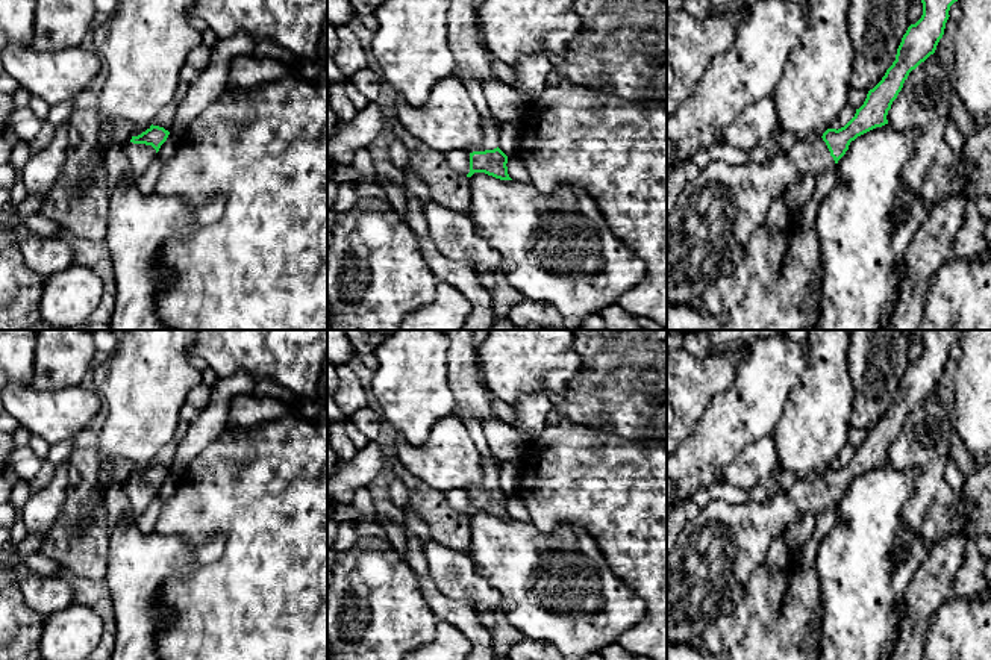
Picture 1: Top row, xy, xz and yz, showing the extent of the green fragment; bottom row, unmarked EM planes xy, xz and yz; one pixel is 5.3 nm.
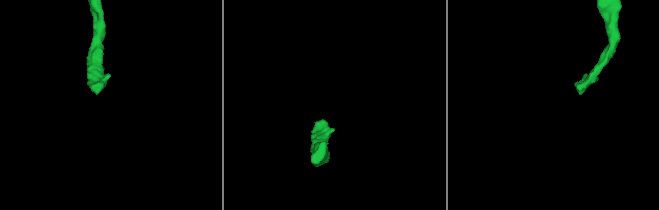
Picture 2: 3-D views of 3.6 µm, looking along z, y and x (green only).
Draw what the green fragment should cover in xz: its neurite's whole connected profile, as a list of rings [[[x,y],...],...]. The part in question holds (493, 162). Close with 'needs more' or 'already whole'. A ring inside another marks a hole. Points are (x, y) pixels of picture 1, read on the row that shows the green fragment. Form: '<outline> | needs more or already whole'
[[[482,118],[482,139],[468,147],[470,173],[485,173],[500,180],[512,180],[508,174],[508,156],[499,148],[500,130],[499,126],[488,118]]] | needs more

